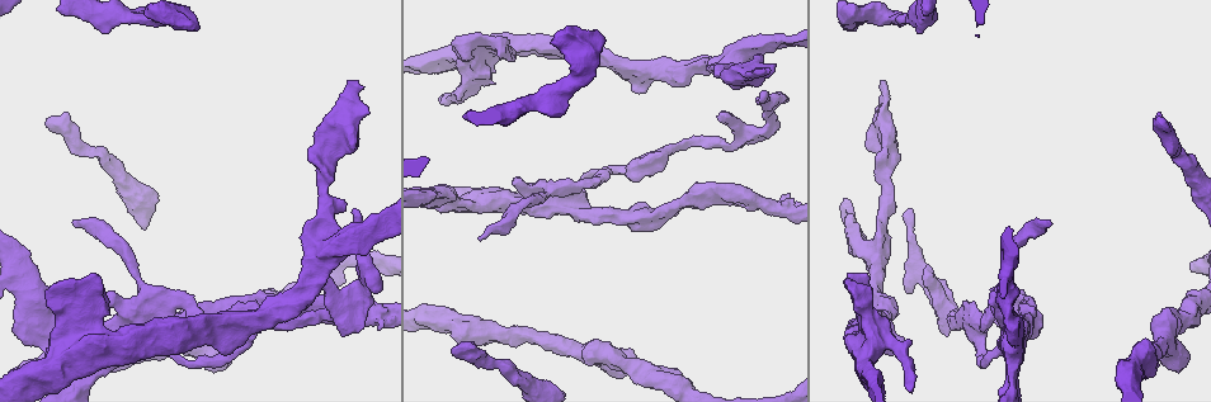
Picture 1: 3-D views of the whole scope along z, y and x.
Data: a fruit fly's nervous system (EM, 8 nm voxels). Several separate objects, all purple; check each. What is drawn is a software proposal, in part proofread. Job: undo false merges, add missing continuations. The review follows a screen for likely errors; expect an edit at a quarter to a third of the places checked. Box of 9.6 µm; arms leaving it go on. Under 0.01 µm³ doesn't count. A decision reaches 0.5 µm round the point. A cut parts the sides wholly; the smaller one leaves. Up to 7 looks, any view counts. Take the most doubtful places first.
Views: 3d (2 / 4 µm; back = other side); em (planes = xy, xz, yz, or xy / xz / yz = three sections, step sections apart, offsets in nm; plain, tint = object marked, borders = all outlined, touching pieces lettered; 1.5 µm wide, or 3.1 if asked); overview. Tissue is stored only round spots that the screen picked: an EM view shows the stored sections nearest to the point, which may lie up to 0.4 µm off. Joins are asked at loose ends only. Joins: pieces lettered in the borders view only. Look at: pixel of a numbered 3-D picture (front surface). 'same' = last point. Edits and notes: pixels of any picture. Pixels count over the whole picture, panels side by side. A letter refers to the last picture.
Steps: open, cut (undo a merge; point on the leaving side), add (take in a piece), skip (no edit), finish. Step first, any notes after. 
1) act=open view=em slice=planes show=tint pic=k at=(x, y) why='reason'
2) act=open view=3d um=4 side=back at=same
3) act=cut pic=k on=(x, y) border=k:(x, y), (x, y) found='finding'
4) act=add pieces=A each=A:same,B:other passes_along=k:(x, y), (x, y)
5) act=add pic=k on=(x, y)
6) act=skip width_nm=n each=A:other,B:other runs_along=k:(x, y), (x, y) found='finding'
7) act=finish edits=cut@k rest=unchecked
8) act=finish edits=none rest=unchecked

act=open view=em slice=planes show=borders pic=1 at=(47, 124) why='long arm stops here'

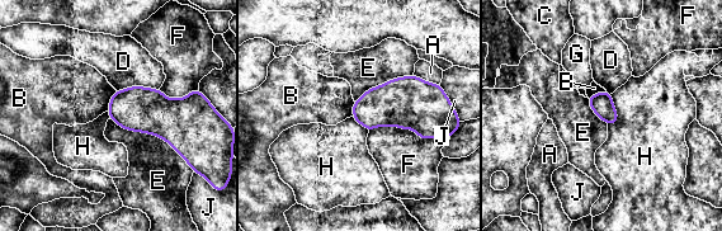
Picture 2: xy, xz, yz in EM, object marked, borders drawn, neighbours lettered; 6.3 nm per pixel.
act=skip each=A:other,B:other,C:other,D:other,E:other,F:other,G:other,H:other,J:other border=2:(610, 94), (618, 118), (614, 125) found='no lettered piece goes on from it'

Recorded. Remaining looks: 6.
act=open view=em slice=planes show=tint pic=1 at=(599, 43) why='stops while still wide'

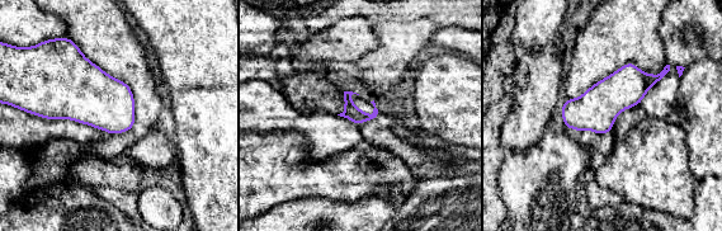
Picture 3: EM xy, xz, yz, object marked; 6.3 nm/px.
act=open view=em slice=planes show=borders at=same

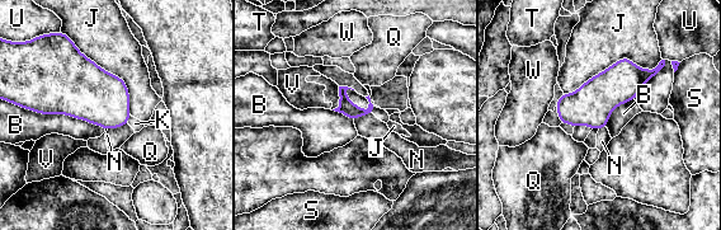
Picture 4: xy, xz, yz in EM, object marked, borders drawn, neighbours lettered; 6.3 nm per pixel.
act=skip width_nm=260 each=B:other,J:other,K:other,N:other,Q:other,S:other,T:other,U:other,V:other,W:other border=4:(24, 108), (66, 113), (104, 130) found='no lettered piece goes on from it'

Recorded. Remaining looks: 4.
act=open view=3d um=4 pic=1 at=(1012, 371) why='abrupt turn'

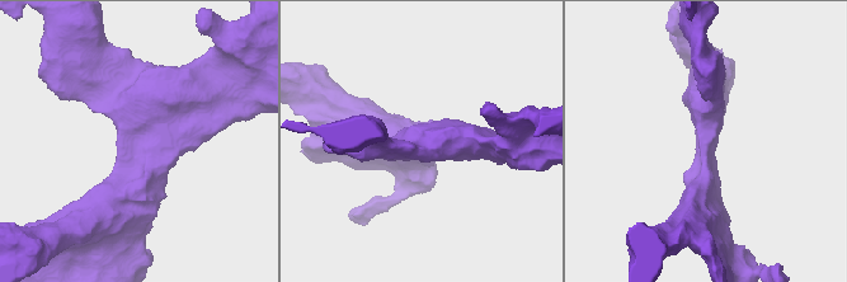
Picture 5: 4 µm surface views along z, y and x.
act=open view=em slice=planes show=tint pic=5 at=(707, 143)

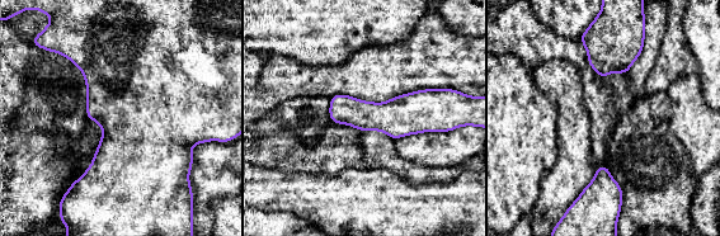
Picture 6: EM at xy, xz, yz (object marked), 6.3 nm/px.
act=open view=em slice=planes show=borders at=same why='see the neighbours'

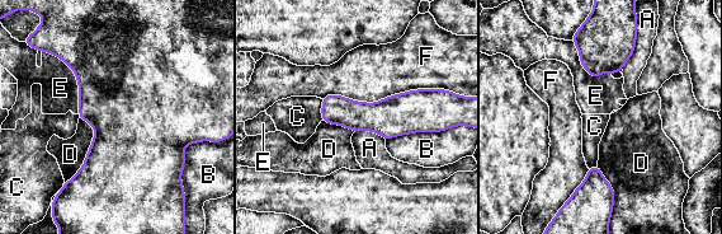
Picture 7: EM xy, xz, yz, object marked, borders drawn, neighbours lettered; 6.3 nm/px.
act=skip longest_contact=F:850nm each=A:other,B:other,C:other,D:other,E:other,F:other border=7:(456, 93), (321, 98) found='all the same neuron'

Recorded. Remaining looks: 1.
act=finish edits=none rest=unchecked

